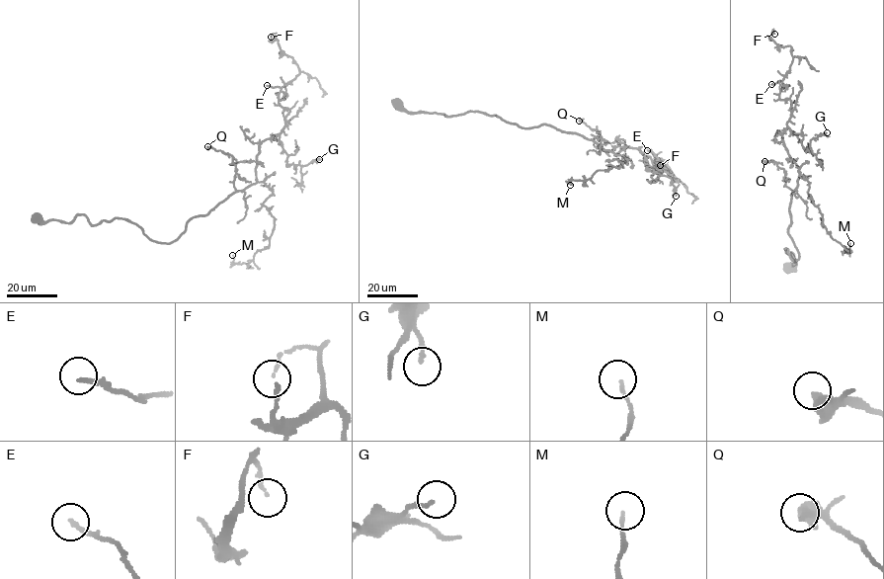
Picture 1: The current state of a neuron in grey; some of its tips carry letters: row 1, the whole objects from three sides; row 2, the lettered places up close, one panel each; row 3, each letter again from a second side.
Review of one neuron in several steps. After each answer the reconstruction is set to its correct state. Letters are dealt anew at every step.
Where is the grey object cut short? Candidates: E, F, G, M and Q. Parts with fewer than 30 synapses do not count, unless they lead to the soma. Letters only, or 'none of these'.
none of these

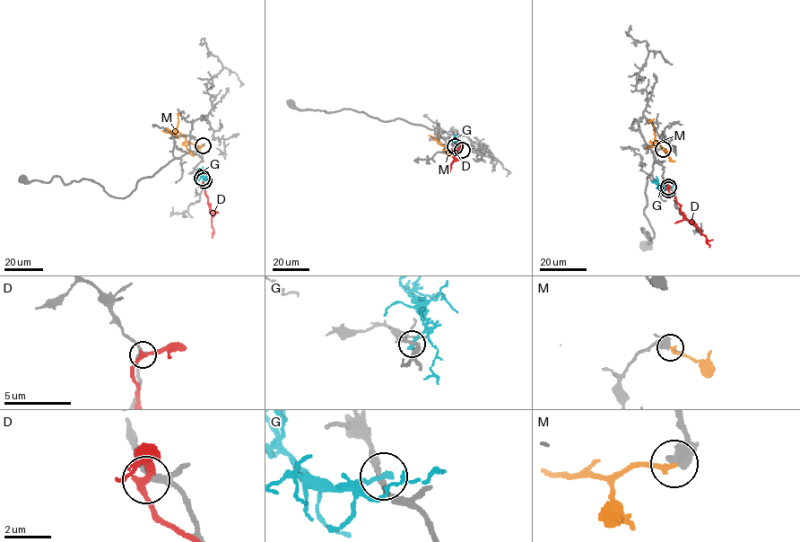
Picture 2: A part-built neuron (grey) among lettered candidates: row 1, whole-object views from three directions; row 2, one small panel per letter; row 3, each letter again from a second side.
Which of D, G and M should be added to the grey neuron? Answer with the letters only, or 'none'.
none

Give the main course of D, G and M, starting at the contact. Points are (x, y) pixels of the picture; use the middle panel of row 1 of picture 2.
D: (456, 146), (453, 150), (454, 160), (447, 167)
G: (455, 146), (455, 135)
M: (462, 150), (453, 152), (441, 144), (445, 145), (447, 142)

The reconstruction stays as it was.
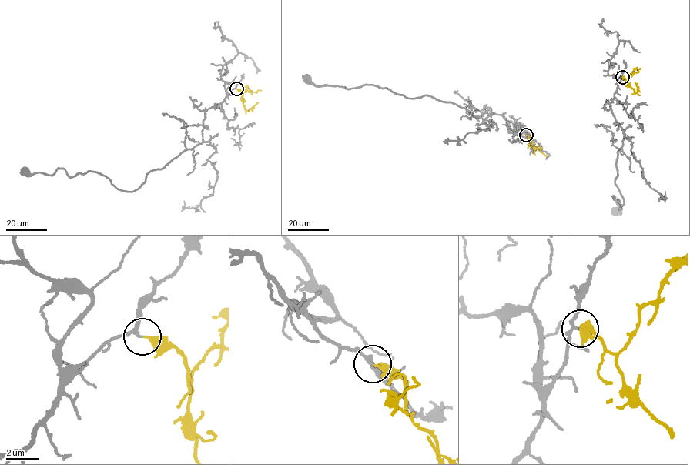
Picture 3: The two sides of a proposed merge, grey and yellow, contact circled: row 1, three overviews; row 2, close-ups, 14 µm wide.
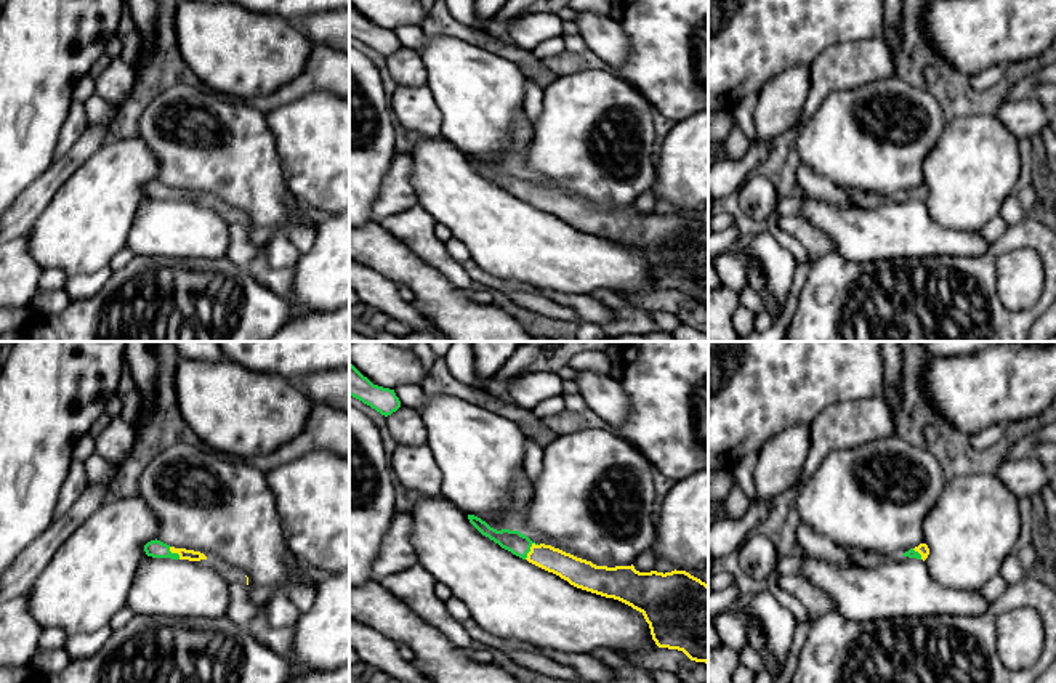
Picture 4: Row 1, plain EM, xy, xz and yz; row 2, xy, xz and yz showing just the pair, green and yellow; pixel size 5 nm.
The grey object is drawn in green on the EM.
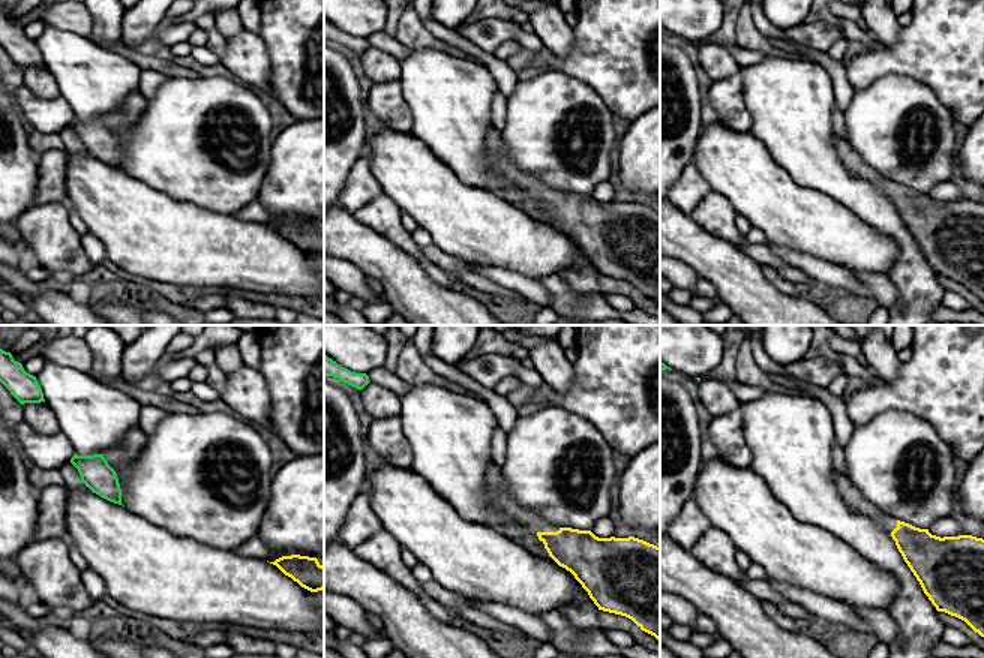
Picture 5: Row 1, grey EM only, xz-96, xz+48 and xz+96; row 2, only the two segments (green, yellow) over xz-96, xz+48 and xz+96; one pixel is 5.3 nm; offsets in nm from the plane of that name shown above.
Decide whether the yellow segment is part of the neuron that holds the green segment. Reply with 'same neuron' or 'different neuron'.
same neuron

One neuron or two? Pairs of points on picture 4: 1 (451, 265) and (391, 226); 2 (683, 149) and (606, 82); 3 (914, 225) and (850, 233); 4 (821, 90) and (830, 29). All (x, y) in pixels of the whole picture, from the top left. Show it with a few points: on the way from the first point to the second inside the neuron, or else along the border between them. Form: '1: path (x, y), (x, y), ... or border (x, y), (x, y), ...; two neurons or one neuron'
1: path (436, 255), (406, 226); one neuron
2: border (659, 145), (652, 181); two neurons
3: path (898, 228), (883, 233), (866, 233); one neuron
4: border (864, 37), (829, 45), (808, 64); two neurons

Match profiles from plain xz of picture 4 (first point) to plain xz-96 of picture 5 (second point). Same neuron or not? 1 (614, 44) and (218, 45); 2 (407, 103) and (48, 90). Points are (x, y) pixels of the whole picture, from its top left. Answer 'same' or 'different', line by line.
1: different
2: different

